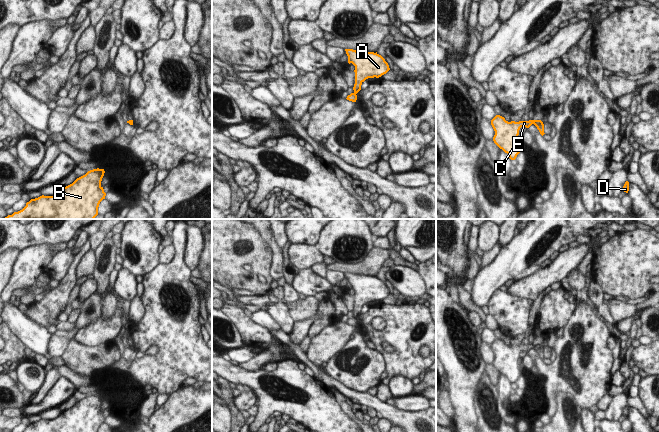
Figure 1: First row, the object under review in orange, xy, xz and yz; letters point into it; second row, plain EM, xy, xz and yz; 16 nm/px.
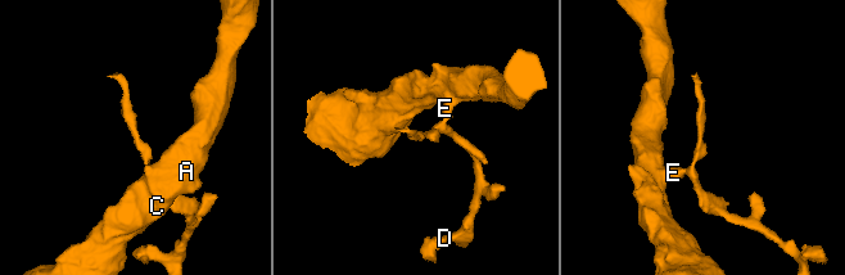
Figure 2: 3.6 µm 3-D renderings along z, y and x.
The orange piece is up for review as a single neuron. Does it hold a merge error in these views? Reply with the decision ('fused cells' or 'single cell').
fused cells

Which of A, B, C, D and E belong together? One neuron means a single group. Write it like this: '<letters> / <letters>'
A B C E / D

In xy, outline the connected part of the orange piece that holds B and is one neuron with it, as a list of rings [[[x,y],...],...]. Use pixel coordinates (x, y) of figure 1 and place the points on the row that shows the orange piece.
[[[104,169],[90,170],[72,184],[63,187],[58,194],[31,199],[22,210],[8,215],[5,219],[94,219],[98,215],[100,202],[106,196],[101,186],[104,173]]]

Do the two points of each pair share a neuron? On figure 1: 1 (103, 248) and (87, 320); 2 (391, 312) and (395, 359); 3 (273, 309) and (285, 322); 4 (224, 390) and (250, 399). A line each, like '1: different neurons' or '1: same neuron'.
1: same neuron
2: same neuron
3: same neuron
4: different neurons

